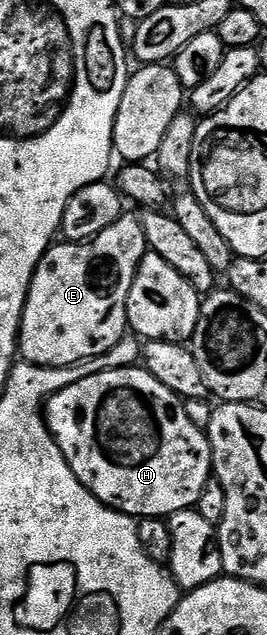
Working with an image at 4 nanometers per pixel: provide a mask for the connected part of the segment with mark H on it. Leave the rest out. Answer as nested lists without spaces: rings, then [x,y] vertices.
[[[113,365],[49,395],[46,422],[52,439],[62,449],[70,469],[74,469],[74,477],[82,481],[86,490],[108,507],[137,520],[163,519],[179,511],[193,510],[200,502],[202,489],[214,475],[207,434],[186,417],[184,400],[140,365]]]

